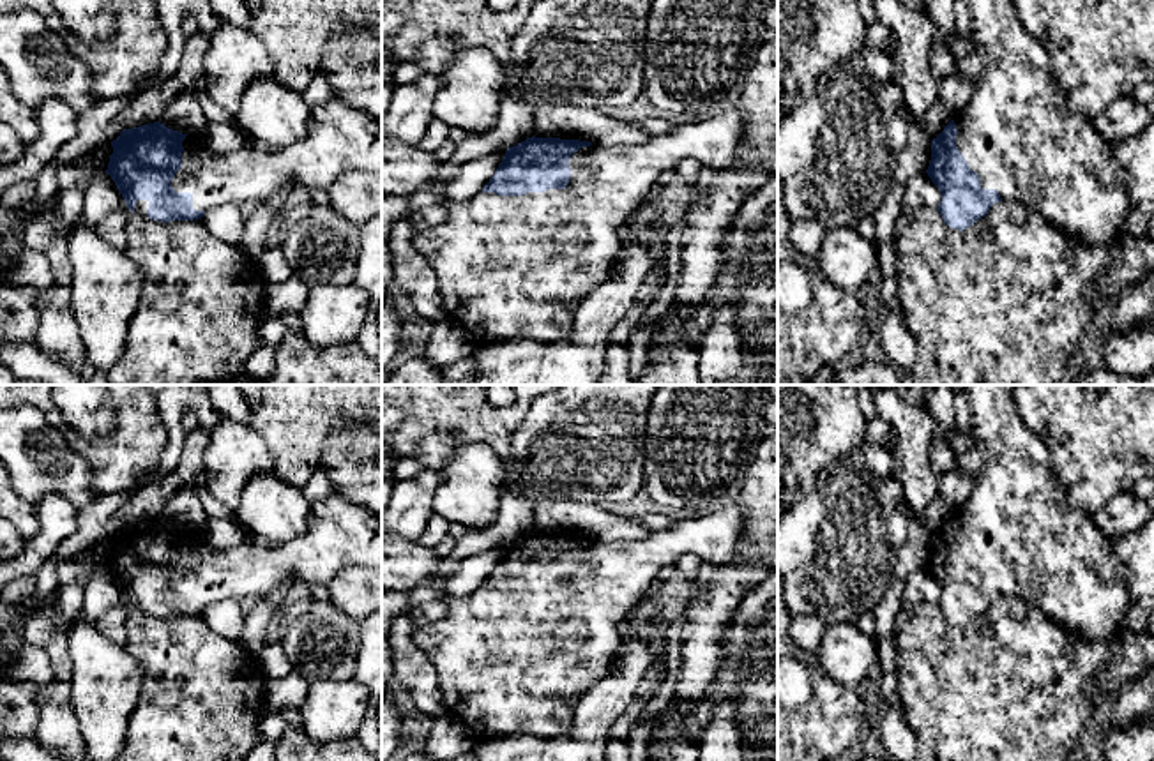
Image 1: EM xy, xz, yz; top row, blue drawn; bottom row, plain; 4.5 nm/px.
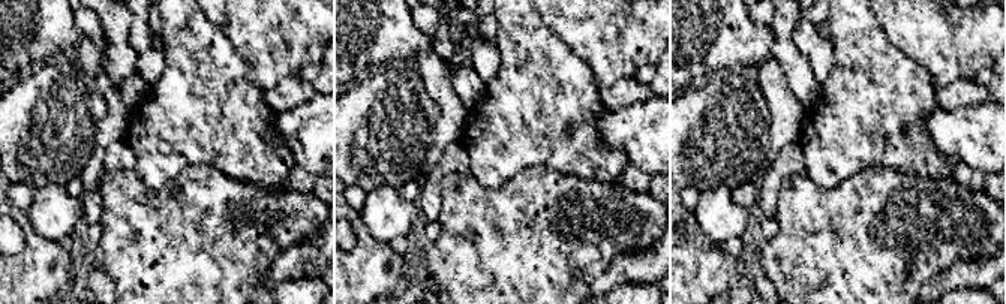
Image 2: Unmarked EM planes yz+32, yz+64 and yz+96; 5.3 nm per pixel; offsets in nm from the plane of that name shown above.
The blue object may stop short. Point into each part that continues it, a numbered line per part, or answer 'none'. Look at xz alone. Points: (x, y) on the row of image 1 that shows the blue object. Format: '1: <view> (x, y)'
1: xz (509, 267)

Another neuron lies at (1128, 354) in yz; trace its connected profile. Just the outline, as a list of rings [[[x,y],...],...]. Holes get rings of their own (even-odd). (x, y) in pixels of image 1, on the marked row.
[[[1154,323],[1115,332],[1105,343],[1105,367],[1120,376],[1145,376],[1154,371]]]

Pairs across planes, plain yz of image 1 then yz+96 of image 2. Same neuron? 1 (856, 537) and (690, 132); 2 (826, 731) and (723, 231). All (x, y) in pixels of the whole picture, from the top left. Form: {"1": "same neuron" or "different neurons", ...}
{"1": "same neuron", "2": "different neurons"}

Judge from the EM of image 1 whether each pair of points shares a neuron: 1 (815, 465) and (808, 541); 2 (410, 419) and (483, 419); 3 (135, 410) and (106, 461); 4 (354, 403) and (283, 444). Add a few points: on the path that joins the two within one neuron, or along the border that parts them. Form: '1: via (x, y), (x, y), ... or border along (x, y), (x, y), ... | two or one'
1: border along (847, 463), (835, 468), (796, 504) | two
2: via (428, 419), (465, 419) | one
3: via (135, 422), (135, 433), (119, 449) | one
4: via (336, 403), (324, 403), (301, 426) | one

